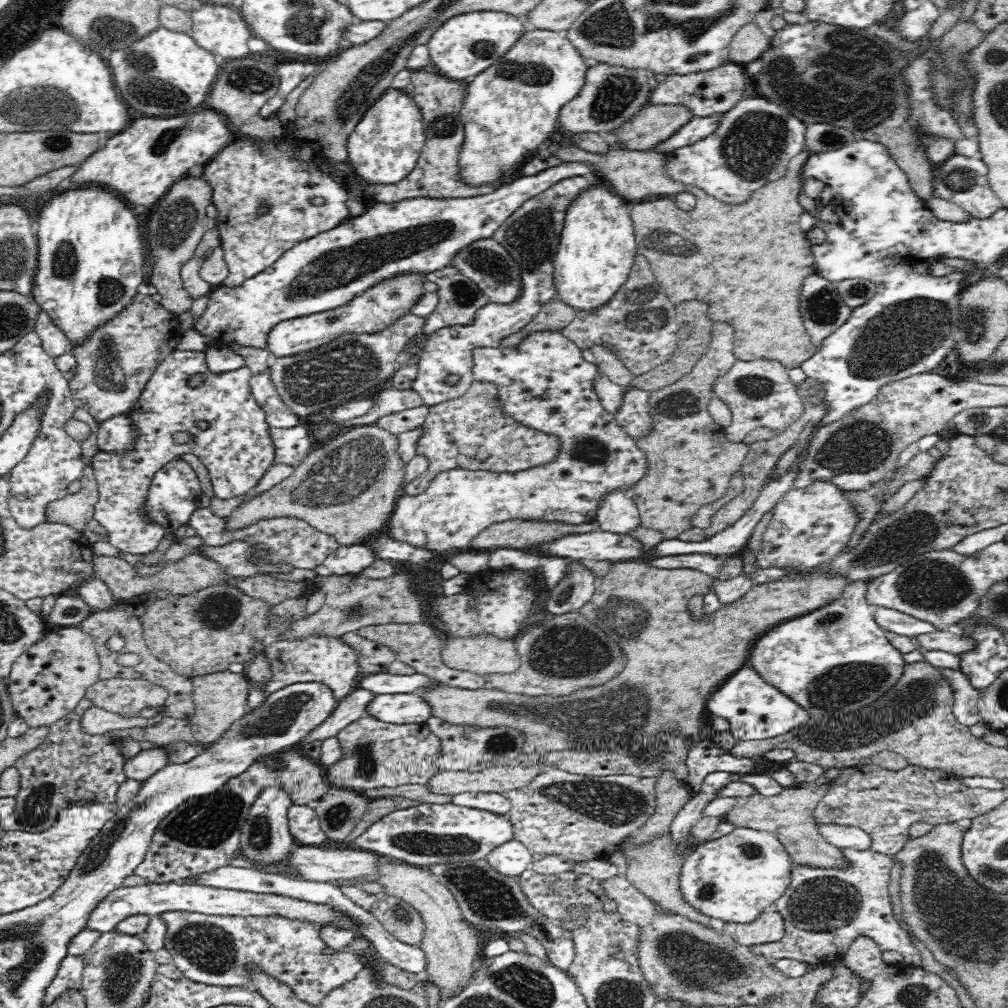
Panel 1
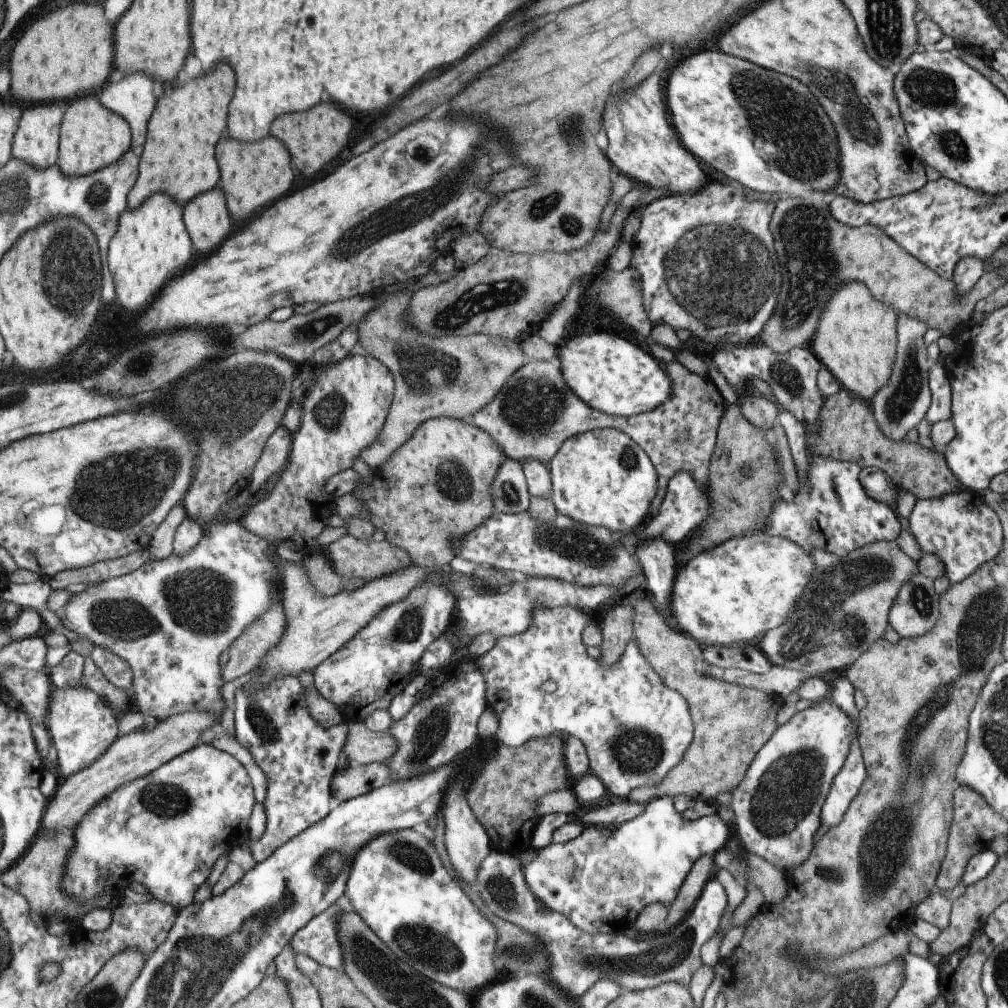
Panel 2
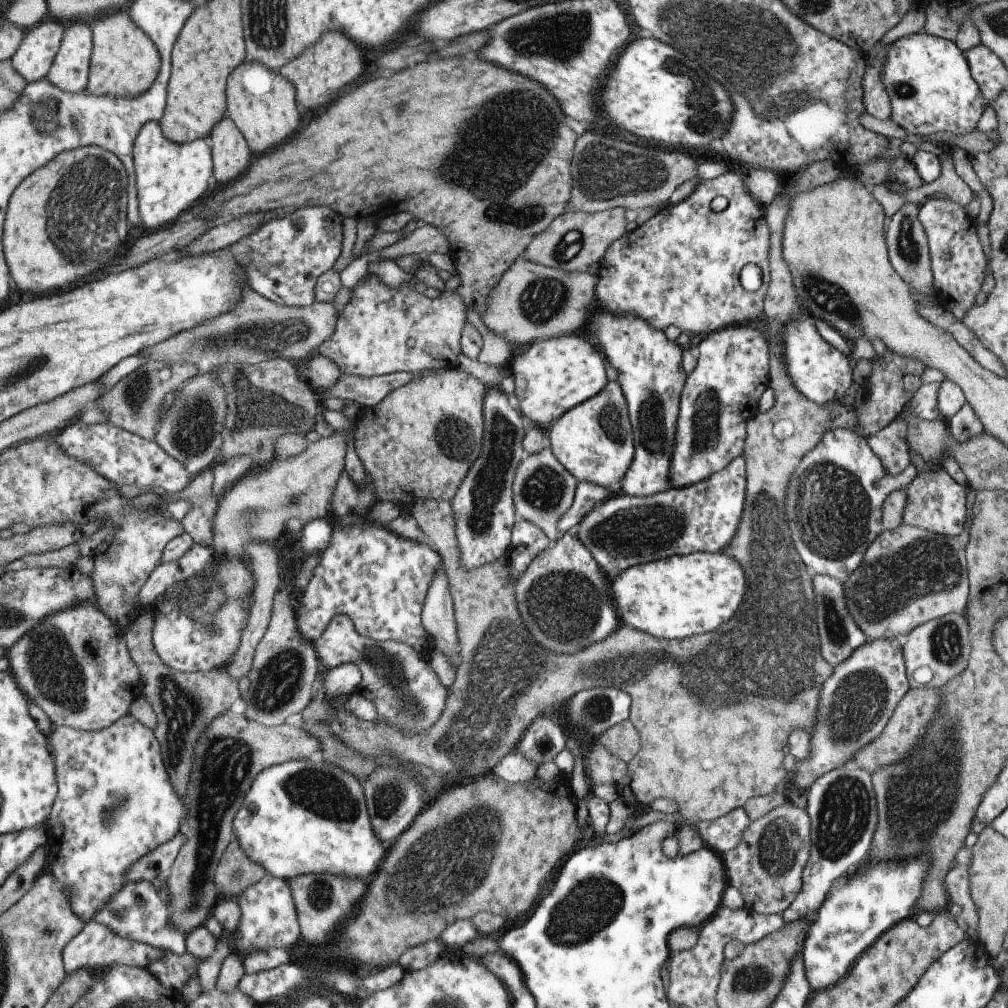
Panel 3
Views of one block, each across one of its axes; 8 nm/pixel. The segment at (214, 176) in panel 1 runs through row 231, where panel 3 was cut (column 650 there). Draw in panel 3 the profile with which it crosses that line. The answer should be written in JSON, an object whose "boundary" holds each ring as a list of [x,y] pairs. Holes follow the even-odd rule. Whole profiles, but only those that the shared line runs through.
{"boundary":[[[727,171],[714,179],[704,179],[694,191],[678,204],[659,209],[655,216],[638,226],[631,226],[624,236],[612,242],[600,262],[596,296],[599,306],[606,306],[612,316],[640,316],[654,330],[676,326],[691,336],[706,336],[728,326],[761,321],[764,294],[768,290],[768,250],[770,233],[766,222],[766,208],[758,204],[744,186],[742,175]],[[724,196],[728,205],[720,212],[710,208],[714,198]],[[754,264],[762,270],[764,284],[748,292],[740,284],[744,265]]]}

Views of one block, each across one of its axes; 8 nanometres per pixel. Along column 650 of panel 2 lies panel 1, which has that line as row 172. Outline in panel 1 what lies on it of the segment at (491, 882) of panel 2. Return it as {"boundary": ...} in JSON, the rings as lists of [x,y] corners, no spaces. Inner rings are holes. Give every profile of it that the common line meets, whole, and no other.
{"boundary":[[[954,154],[947,161],[938,166],[933,177],[933,192],[944,200],[950,200],[964,208],[973,218],[988,218],[996,210],[1004,208],[1003,202],[994,194],[987,181],[988,167],[978,156],[967,157],[963,154]]]}

